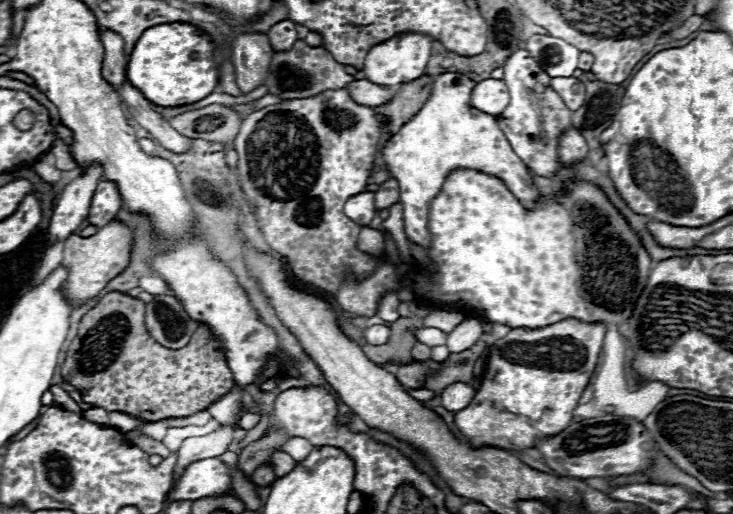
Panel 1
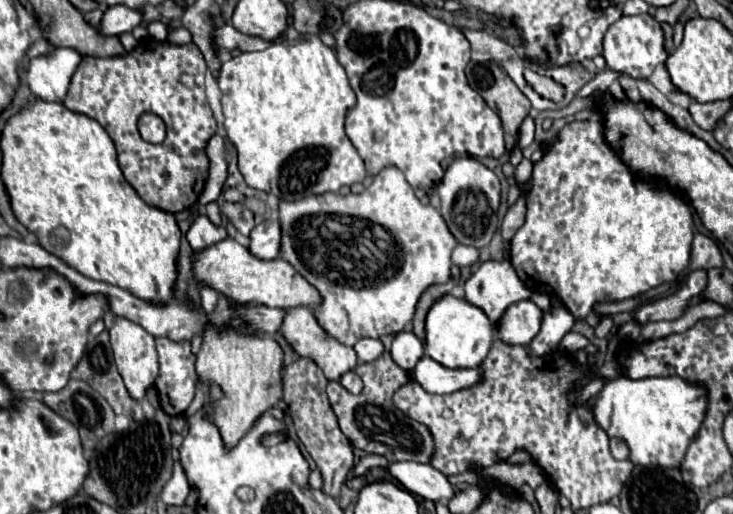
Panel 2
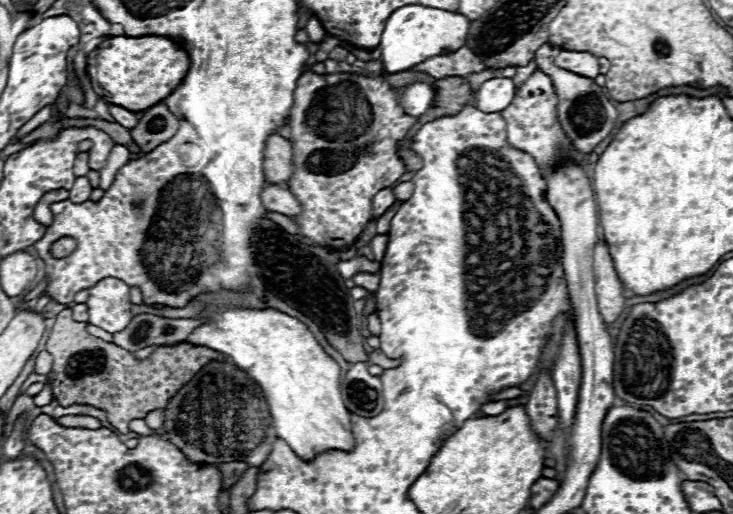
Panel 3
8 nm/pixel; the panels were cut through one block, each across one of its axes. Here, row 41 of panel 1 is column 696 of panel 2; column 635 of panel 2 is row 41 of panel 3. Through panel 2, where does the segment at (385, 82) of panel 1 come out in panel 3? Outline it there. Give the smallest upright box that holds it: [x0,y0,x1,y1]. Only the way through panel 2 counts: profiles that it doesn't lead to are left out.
[380,4,470,72]

